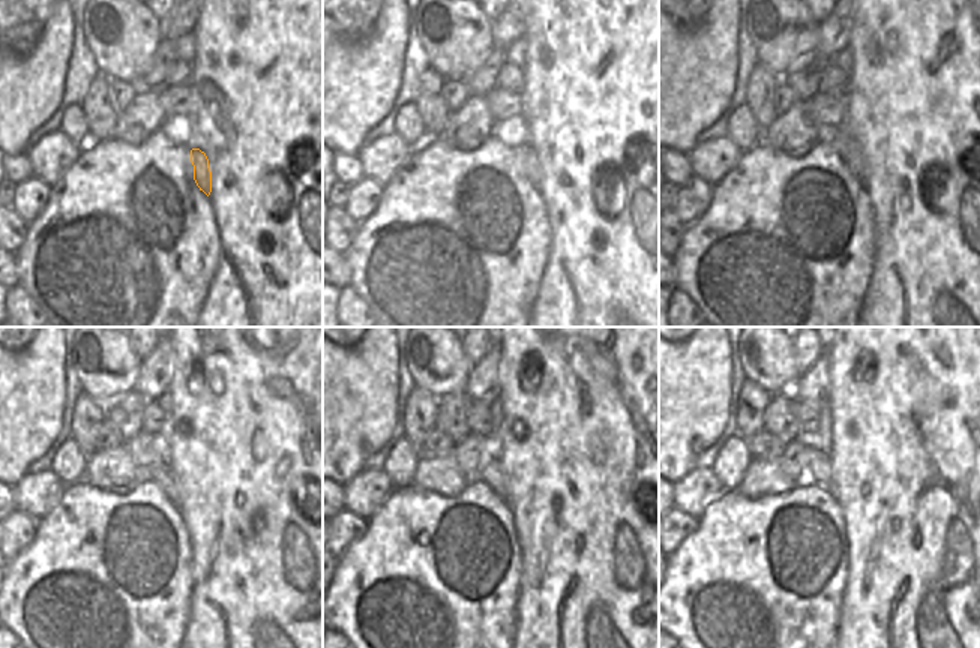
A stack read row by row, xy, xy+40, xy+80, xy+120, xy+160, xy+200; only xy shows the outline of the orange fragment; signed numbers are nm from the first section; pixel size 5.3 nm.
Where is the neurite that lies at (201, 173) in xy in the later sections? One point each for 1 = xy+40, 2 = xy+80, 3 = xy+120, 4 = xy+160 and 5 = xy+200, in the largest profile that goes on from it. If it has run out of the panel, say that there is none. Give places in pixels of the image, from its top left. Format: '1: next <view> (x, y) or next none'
1: next xy+40 (532, 165)
2: next xy+80 (848, 150)
3: next xy+120 (161, 474)
4: next xy+160 (493, 474)
5: next xy+200 (821, 473)

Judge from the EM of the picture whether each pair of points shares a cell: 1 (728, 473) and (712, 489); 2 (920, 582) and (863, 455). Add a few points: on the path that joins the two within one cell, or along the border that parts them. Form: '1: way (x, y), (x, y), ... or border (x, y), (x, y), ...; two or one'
1: border (710, 468), (725, 489); two
2: way (916, 551), (910, 543), (910, 501), (895, 486); one

